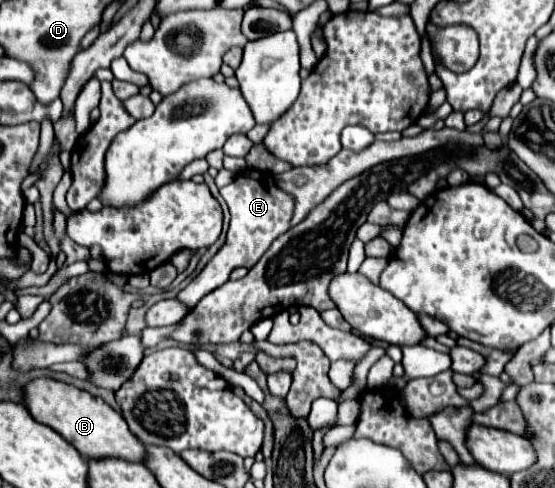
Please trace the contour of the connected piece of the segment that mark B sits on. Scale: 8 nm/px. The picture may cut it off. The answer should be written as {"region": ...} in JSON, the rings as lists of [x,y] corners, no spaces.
{"region":[[[36,378],[24,388],[22,404],[28,408],[34,420],[62,434],[84,458],[124,458],[130,462],[144,460],[144,446],[130,432],[126,420],[102,398],[90,396],[86,390],[52,378]]]}

